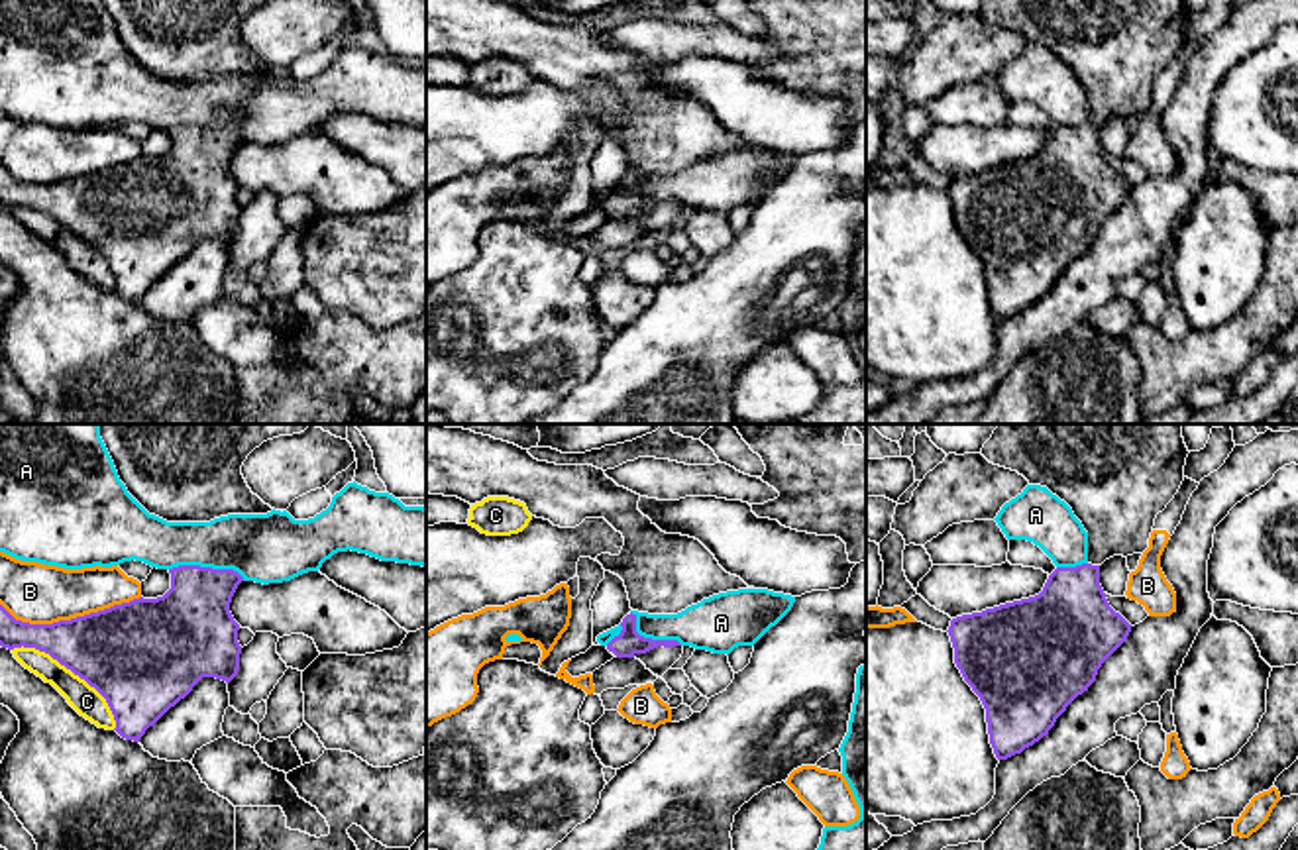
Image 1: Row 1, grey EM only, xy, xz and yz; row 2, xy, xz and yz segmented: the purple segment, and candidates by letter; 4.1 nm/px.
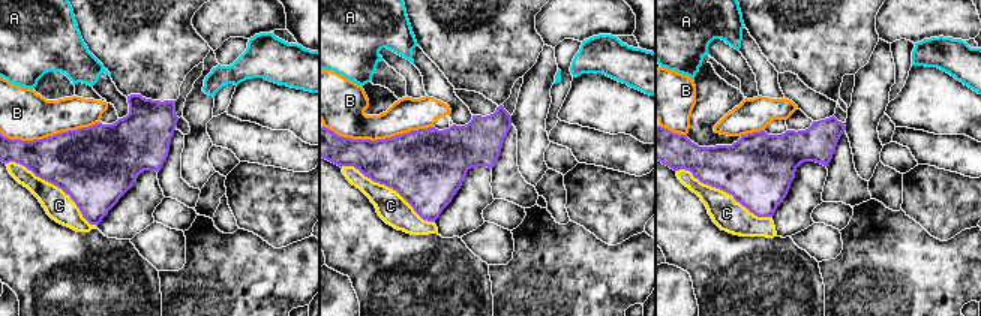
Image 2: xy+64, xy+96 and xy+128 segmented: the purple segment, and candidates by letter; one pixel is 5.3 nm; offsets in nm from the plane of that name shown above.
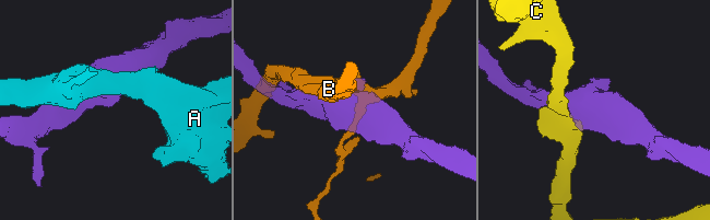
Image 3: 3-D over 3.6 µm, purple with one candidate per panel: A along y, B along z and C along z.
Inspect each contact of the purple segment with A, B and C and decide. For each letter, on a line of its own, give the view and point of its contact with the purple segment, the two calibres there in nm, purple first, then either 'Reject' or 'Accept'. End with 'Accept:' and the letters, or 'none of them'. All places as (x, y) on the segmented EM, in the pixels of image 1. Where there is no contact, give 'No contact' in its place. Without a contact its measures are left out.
A: Touches purple at xy (207, 568). Thickness 340 nm (purple) against 280 nm. Reject
B: Touches purple at xy (71, 619). Thickness 380 nm (purple) against 240 nm. Reject
C: Touches purple at xy (73, 672). Thickness 400 nm (purple) against 120 nm. Reject
Accept: none of them

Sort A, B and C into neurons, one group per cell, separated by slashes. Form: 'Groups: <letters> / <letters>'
Groups: A / B / C

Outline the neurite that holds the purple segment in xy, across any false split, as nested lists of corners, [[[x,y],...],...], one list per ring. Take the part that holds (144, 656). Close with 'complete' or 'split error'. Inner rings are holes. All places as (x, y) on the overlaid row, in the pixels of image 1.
[[[179,565],[169,573],[171,589],[163,597],[139,597],[53,624],[16,620],[0,605],[0,646],[49,654],[106,699],[116,720],[114,730],[122,738],[139,742],[202,677],[230,683],[240,669],[240,624],[230,612],[230,603],[243,577],[234,569],[200,565]]] | complete

